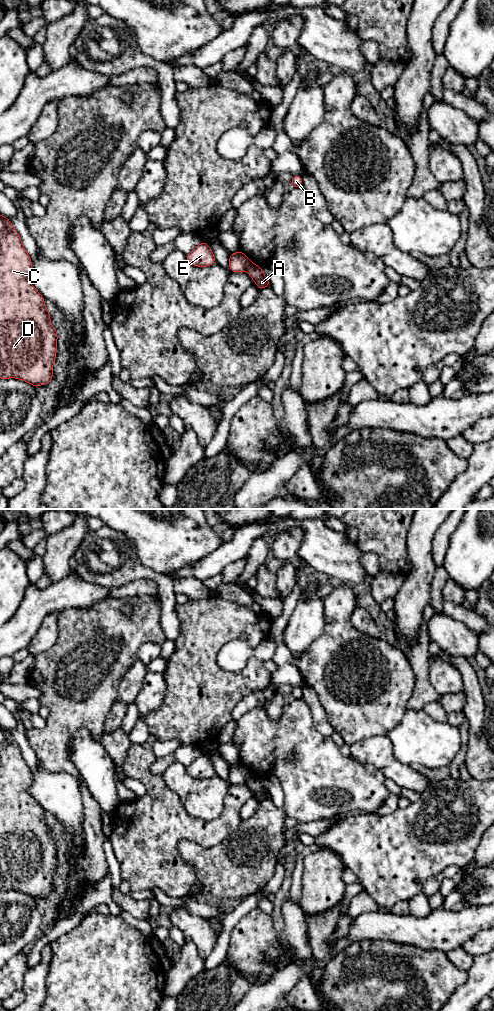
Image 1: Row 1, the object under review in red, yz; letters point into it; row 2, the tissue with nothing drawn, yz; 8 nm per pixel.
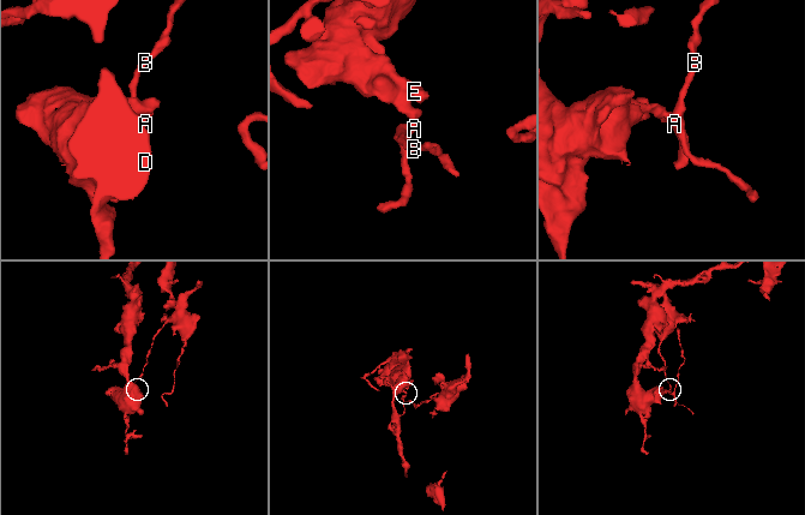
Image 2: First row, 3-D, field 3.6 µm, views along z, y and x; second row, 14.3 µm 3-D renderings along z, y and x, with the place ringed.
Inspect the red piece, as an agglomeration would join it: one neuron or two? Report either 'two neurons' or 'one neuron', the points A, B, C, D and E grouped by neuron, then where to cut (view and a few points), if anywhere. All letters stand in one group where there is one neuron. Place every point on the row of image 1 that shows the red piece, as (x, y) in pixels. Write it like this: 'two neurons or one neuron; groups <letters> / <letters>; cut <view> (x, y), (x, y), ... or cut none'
two neurons; groups A B / C D E; cut yz (250, 261), (245, 270)

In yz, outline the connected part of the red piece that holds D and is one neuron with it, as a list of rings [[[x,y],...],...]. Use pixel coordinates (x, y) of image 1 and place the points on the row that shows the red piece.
[[[0,215],[0,378],[15,378],[35,388],[53,380],[58,333],[51,324],[50,311],[45,308],[45,298],[30,283],[32,259],[25,250],[18,232],[11,221]]]

